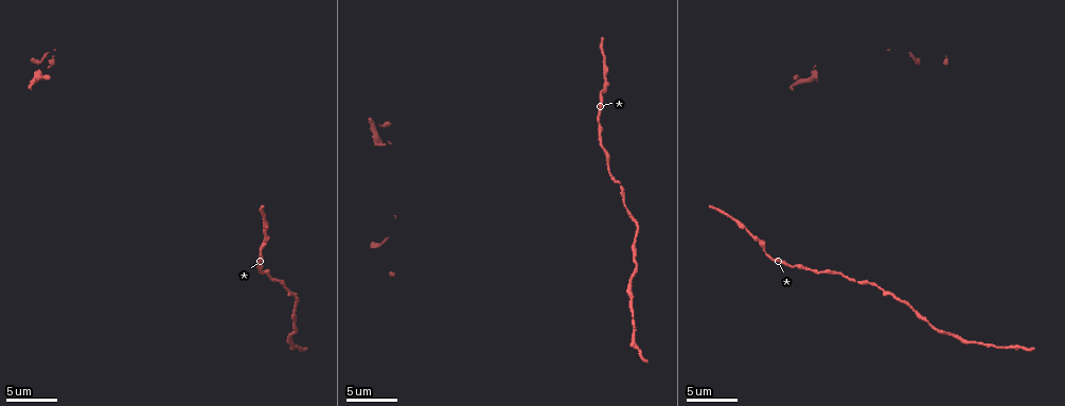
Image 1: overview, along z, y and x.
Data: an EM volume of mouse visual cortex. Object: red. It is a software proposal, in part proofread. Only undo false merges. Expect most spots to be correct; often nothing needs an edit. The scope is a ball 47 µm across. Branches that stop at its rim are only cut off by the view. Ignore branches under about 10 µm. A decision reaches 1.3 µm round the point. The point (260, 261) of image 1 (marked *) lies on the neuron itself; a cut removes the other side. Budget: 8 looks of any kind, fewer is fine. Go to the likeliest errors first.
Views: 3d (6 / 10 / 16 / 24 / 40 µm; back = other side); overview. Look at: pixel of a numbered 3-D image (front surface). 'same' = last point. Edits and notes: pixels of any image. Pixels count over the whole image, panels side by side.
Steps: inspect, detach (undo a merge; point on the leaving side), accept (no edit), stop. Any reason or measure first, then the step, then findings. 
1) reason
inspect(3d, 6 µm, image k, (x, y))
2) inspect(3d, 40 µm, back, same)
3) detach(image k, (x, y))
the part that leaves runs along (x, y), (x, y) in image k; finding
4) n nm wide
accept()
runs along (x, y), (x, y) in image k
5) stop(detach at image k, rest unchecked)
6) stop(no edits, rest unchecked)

thin neck
inspect(3d, 6 µm, image 1, (623, 204))

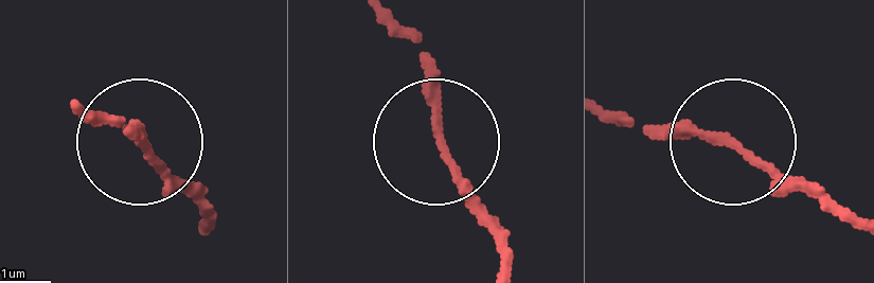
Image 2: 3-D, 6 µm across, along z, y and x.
accept()
continuous, no second neuron

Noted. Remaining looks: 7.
sudden change in width
inspect(3d, 6 µm, image 1, (630, 276))

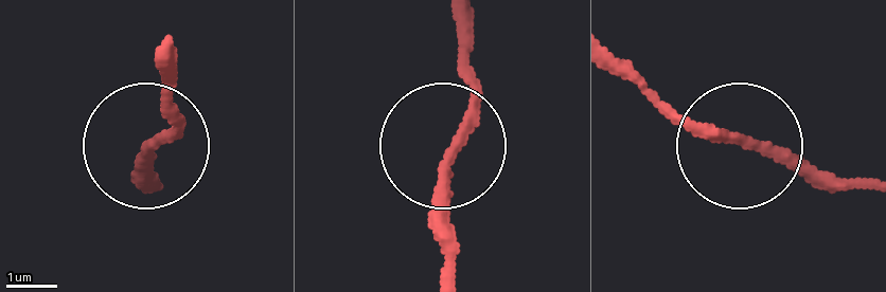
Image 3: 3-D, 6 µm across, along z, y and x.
accept()
runs along (463, 26), (475, 103), (450, 153), (450, 267) in image 3; one neuron here

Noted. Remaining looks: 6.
calibre changes
inspect(3d, 10 µm, image 1, (295, 307))

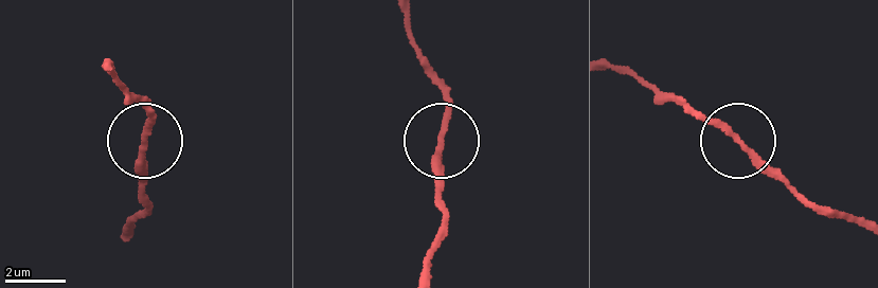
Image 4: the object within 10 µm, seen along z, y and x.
190 nm wide
accept()
runs along (607, 67), (638, 74), (720, 125), (802, 198) in image 4; one neuron here

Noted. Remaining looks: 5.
inspect(3d, 16 µm, image 1, (607, 166))

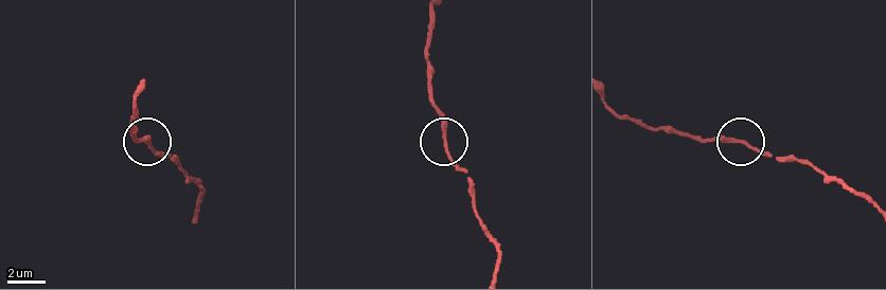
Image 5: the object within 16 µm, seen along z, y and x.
190 nm wide
accept()
runs along (430, 31), (426, 72), (445, 147), (472, 179) in image 5; one neuron here

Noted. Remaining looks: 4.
stop(no edits, rest unchecked)

